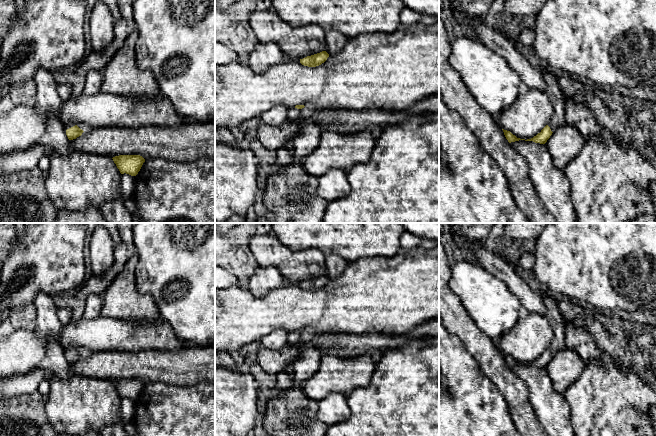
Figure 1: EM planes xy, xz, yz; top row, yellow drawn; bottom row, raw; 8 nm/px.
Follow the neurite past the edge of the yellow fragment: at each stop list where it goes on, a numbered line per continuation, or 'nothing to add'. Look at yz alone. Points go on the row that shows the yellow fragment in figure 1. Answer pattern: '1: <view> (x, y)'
1: yz (553, 90)

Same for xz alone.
1: xz (294, 114)

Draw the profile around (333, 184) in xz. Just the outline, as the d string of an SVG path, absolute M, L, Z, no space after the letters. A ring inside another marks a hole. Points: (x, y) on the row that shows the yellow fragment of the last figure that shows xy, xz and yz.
M331 168L318 178L317 194L328 202L345 198L351 193L347 171Z

